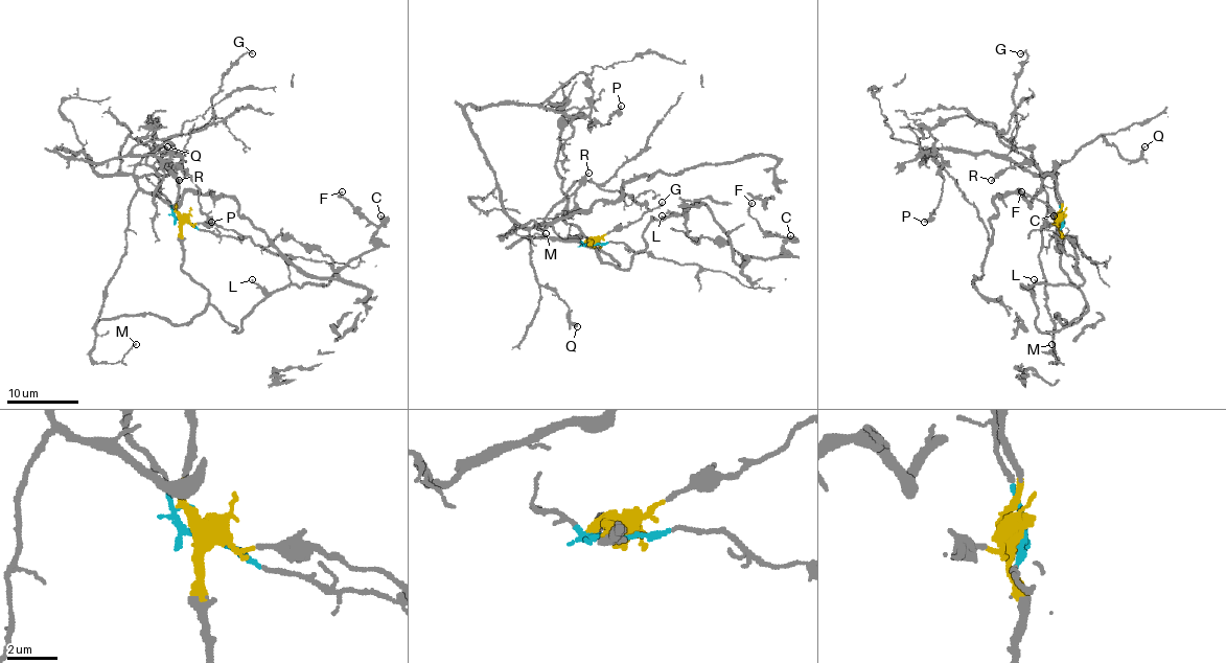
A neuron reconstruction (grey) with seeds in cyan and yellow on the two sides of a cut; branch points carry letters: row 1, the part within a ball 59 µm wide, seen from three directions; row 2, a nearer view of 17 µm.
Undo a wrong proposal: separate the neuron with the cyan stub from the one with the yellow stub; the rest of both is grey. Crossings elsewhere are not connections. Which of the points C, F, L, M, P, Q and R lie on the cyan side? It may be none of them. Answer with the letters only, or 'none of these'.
M, Q

